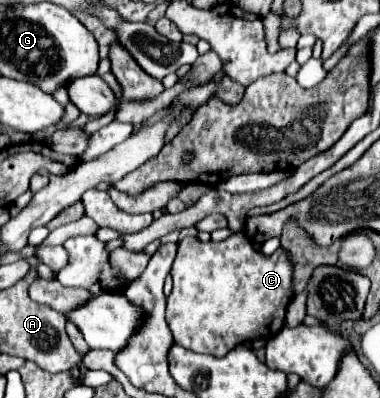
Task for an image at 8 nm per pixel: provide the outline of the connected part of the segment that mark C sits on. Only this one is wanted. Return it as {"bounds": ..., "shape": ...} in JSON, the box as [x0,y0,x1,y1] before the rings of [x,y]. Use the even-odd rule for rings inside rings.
{"bounds":[166,232,292,356],"shape":[[[242,232],[228,236],[222,242],[200,242],[196,236],[188,236],[178,242],[178,254],[172,266],[174,288],[168,296],[166,306],[166,322],[172,330],[174,342],[184,346],[186,350],[226,356],[234,346],[244,344],[254,338],[274,336],[284,326],[284,316],[288,302],[292,298],[292,262],[288,254],[278,248],[276,256],[260,256],[258,250],[248,244],[248,238]]]}

